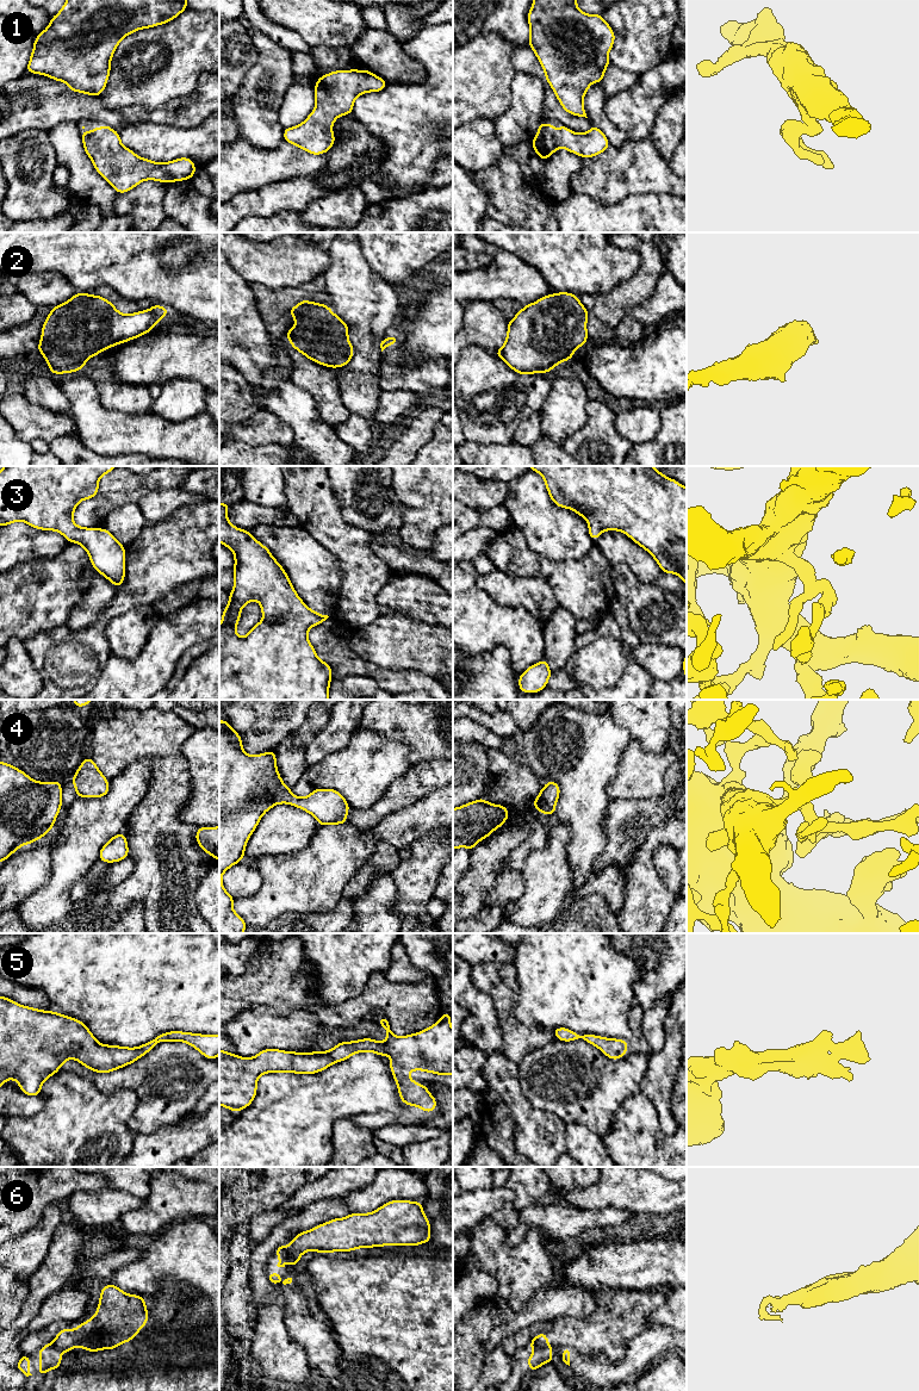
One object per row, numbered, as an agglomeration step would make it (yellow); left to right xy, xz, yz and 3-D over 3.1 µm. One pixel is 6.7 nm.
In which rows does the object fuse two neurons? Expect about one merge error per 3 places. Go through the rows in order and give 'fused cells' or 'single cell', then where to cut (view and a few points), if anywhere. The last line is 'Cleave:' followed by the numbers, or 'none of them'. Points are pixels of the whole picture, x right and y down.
1: single cell; no cut
2: single cell; no cut
3: single cell; no cut
4: single cell; no cut
5: single cell; no cut
6: fused cells; cut in xz along (290, 1246), (290, 1259), (295, 1264)
Cleave: 6

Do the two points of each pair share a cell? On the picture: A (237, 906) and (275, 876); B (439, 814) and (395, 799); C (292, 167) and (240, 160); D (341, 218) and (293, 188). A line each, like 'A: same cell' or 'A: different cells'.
A: same cell
B: different cells
C: same cell
D: different cells

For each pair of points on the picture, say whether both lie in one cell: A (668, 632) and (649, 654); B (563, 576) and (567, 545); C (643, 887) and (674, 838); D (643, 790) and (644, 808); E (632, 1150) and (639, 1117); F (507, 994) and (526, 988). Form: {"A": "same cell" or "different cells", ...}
{"A": "different cells", "B": "different cells", "C": "same cell", "D": "different cells", "E": "same cell", "F": "different cells"}

